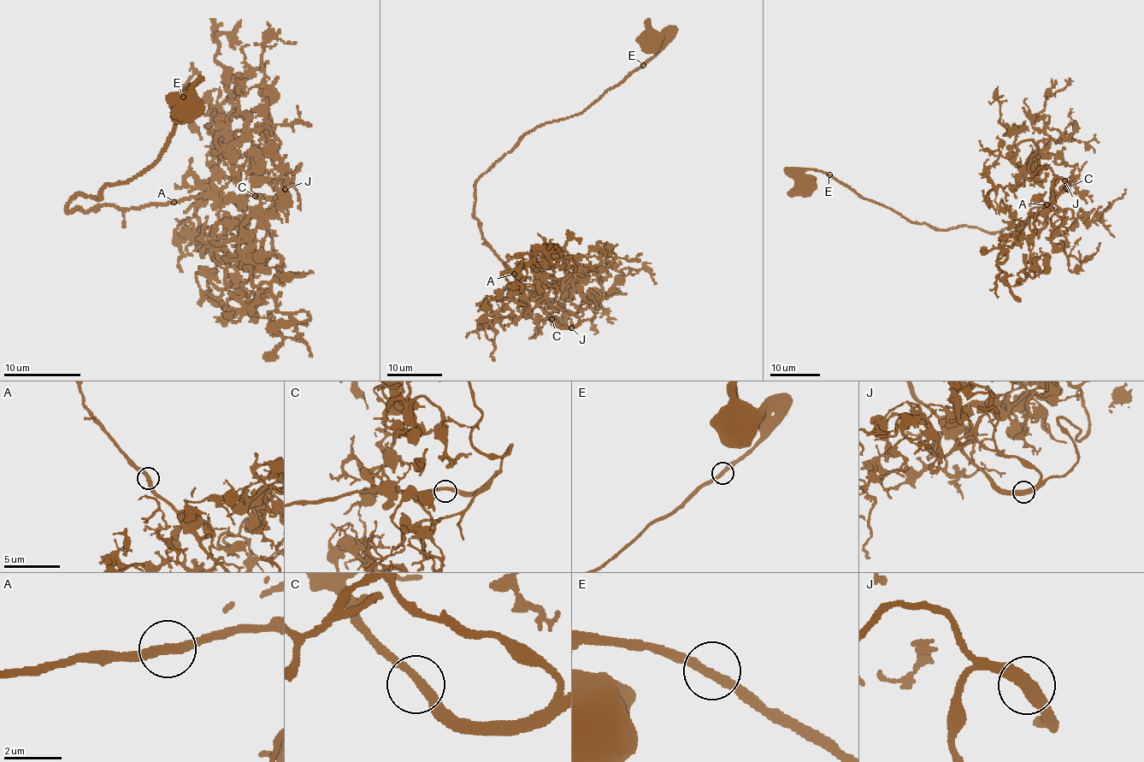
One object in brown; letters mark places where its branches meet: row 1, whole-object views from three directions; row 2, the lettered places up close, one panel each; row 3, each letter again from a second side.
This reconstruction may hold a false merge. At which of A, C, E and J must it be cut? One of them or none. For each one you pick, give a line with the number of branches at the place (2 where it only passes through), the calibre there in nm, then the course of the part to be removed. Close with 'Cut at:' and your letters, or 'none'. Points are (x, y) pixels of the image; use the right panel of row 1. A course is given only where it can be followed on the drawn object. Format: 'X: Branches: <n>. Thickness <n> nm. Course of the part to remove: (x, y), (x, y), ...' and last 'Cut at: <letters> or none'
Cut at: none

